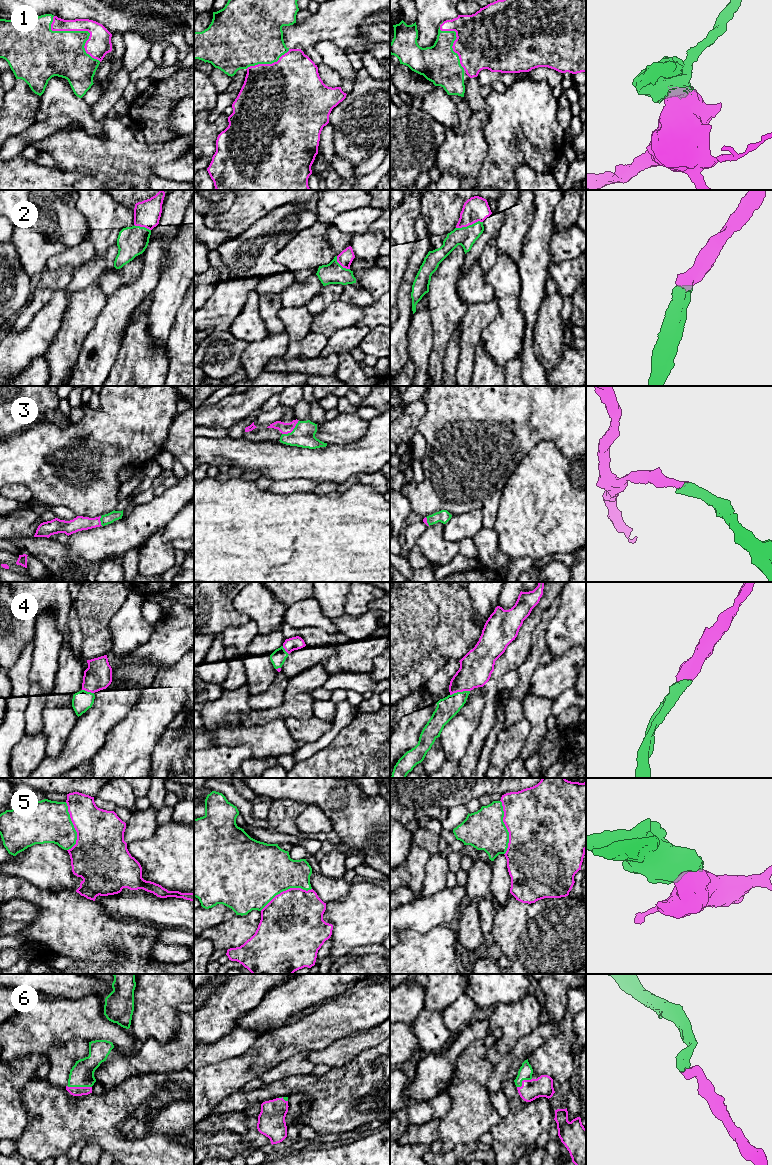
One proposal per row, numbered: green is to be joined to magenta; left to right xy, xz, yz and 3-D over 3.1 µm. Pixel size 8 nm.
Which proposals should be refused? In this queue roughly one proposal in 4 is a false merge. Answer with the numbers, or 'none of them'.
5

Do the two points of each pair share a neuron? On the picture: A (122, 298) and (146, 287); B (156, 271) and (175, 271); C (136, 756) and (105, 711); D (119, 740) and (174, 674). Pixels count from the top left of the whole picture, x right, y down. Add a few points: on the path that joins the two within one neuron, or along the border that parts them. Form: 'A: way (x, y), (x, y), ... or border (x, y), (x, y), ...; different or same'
A: way (128, 297), (140, 289); same
B: border (167, 248), (168, 264), (152, 293); different
C: border (131, 707), (107, 733), (103, 745); different
D: way (136, 724), (168, 691); same

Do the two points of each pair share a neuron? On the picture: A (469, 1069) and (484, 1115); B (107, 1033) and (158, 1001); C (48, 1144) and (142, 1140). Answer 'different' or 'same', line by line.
A: same
B: different
C: same

